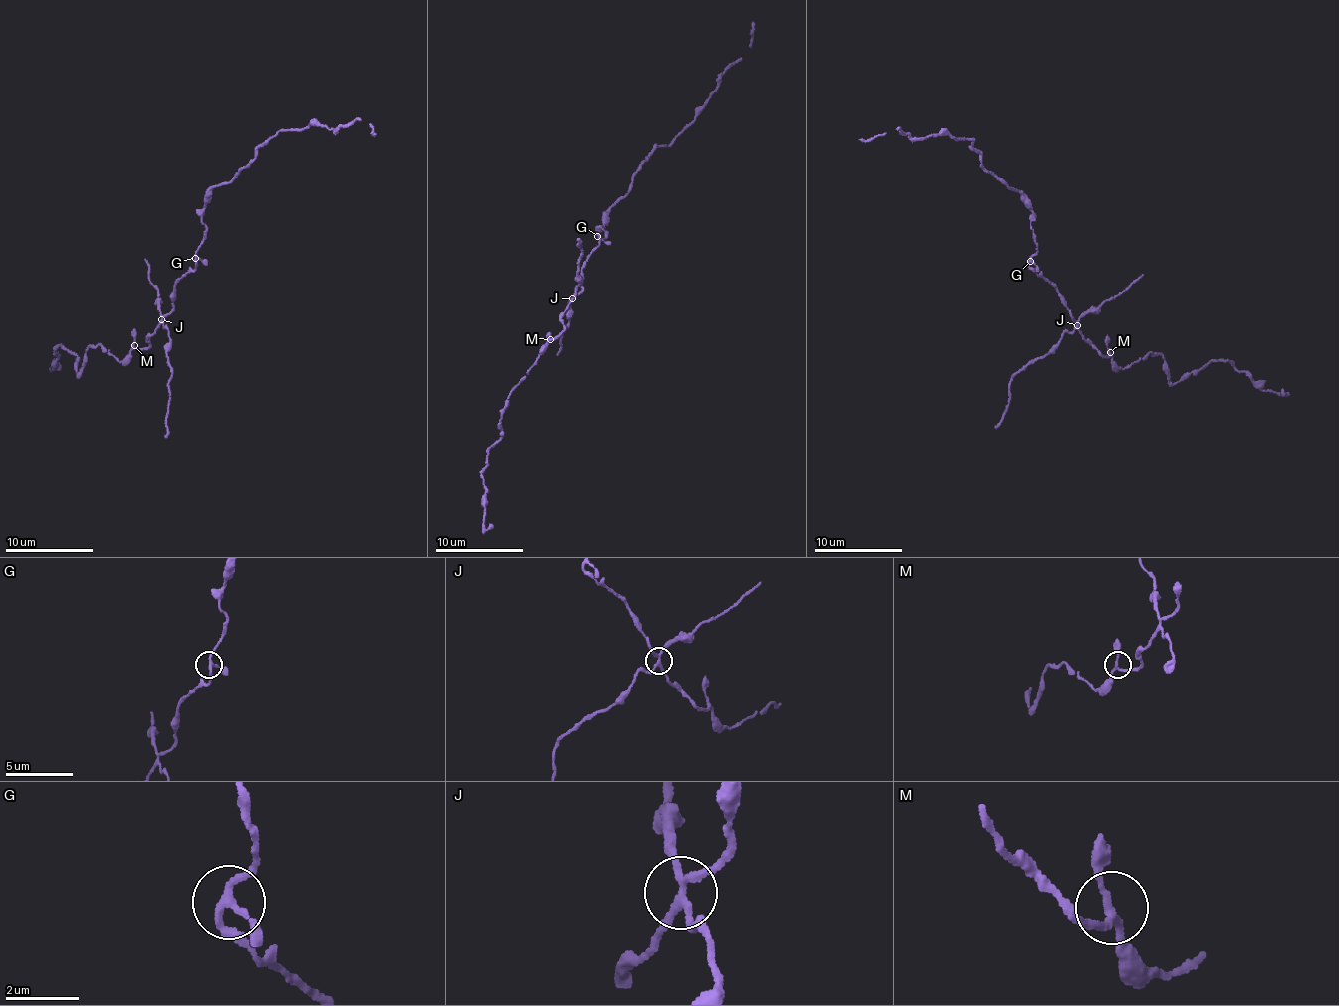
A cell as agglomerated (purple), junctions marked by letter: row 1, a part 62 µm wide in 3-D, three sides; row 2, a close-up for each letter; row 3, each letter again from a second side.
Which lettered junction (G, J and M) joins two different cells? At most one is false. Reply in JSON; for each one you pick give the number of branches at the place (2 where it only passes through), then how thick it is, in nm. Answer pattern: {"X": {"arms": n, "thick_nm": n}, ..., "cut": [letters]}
{"J": {"arms": 4, "thick_nm": 200}, "cut": ["J"]}

